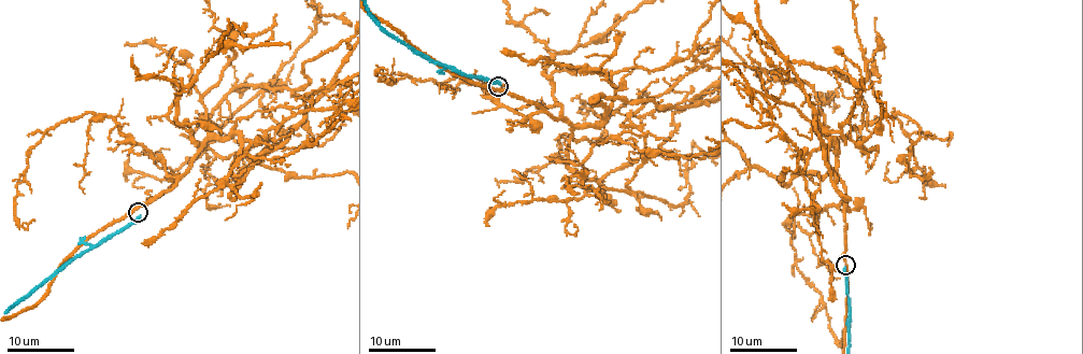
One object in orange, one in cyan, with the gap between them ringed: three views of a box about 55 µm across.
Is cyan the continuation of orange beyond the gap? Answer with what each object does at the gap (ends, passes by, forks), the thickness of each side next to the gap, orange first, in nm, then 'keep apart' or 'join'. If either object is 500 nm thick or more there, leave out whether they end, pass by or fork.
orange passes by; cyan ends; calibres 200 and 240 nm; keep apart

